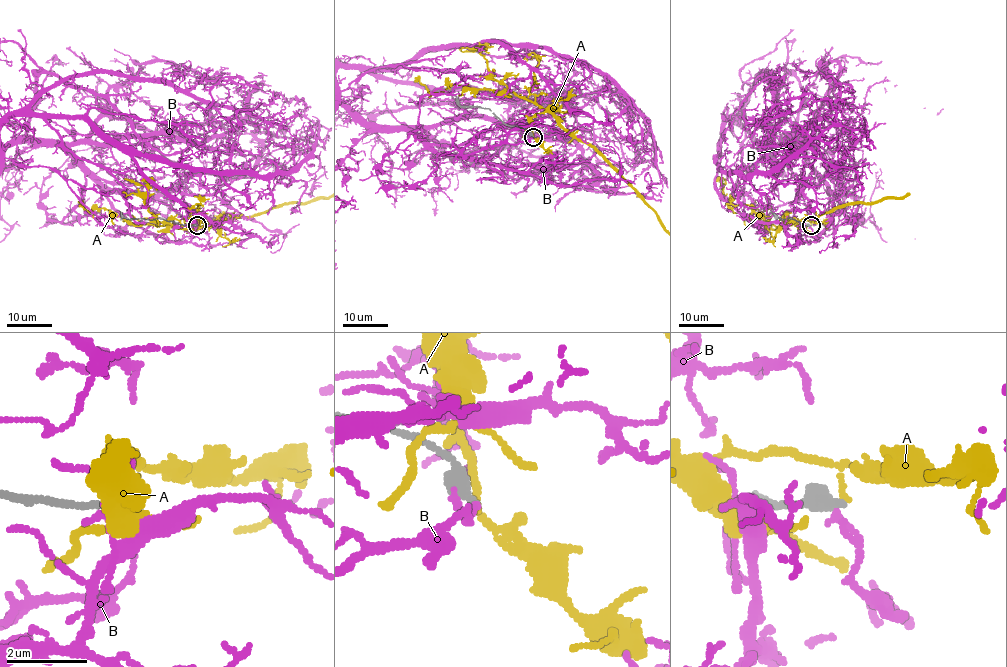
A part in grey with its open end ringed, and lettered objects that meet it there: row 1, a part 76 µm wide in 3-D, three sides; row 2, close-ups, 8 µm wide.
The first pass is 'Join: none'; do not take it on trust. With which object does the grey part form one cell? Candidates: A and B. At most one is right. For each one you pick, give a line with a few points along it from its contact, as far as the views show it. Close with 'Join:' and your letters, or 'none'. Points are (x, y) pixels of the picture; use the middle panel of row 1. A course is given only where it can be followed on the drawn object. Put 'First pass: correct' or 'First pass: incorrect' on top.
First pass: correct
Join: none

